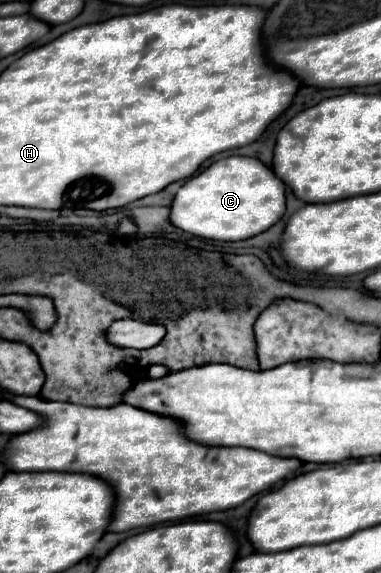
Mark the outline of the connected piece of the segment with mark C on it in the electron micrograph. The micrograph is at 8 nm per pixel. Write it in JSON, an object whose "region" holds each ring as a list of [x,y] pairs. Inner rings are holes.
{"region":[[[224,157],[178,189],[170,221],[182,231],[204,239],[244,241],[270,229],[282,219],[284,211],[286,185],[268,165],[254,157]]]}

